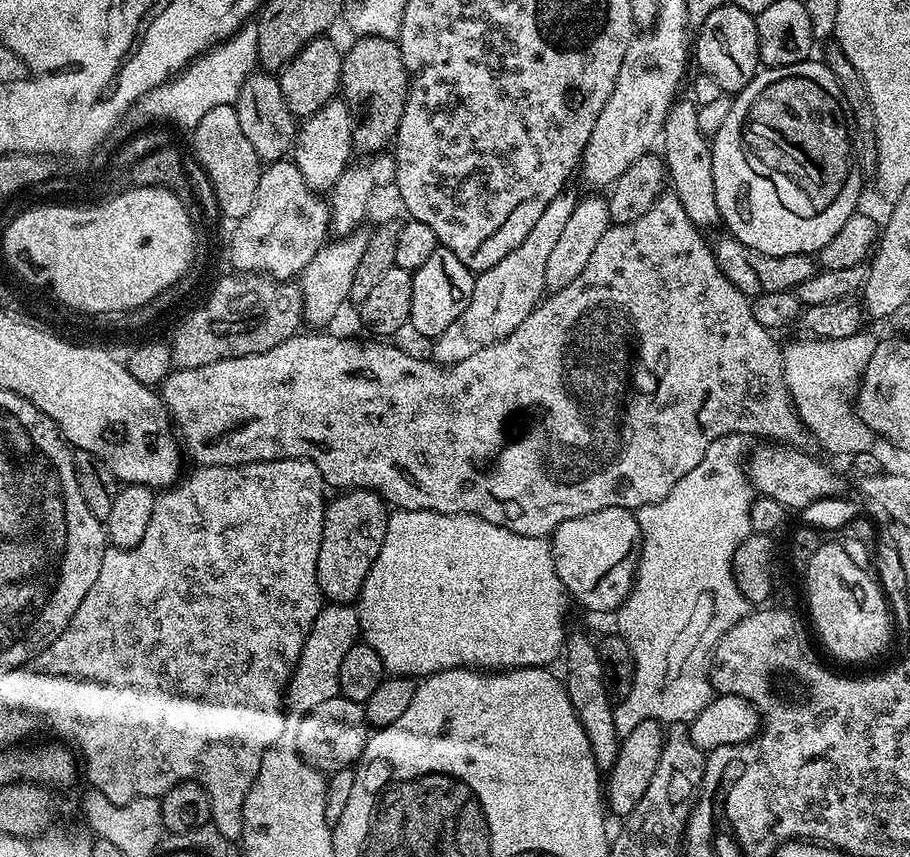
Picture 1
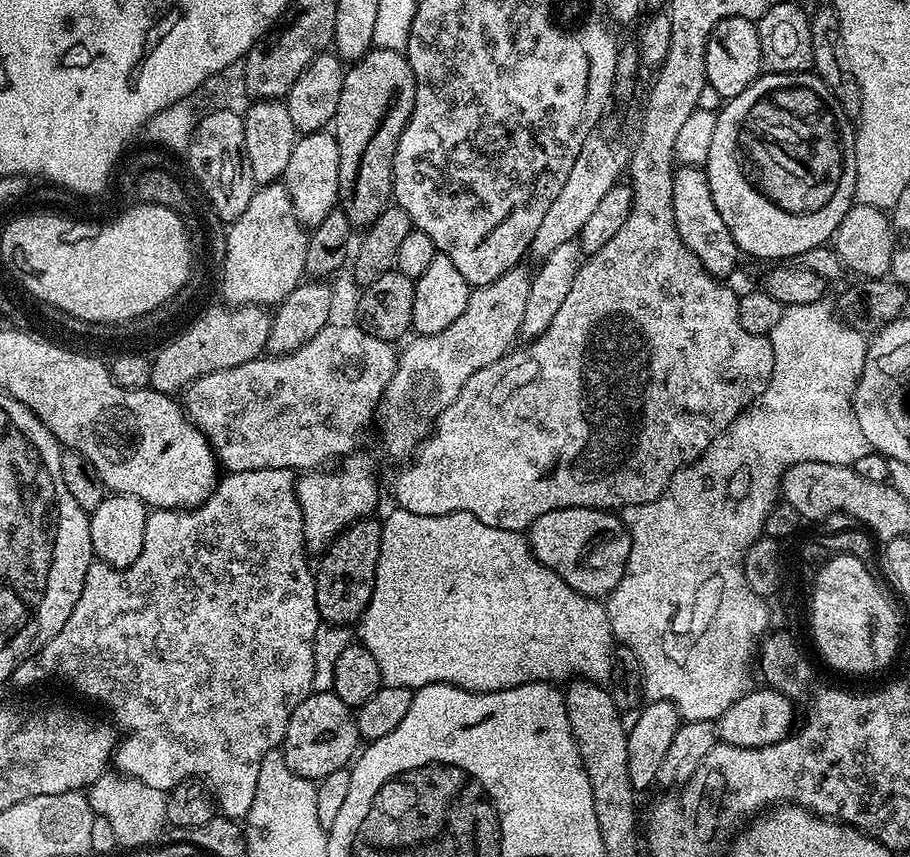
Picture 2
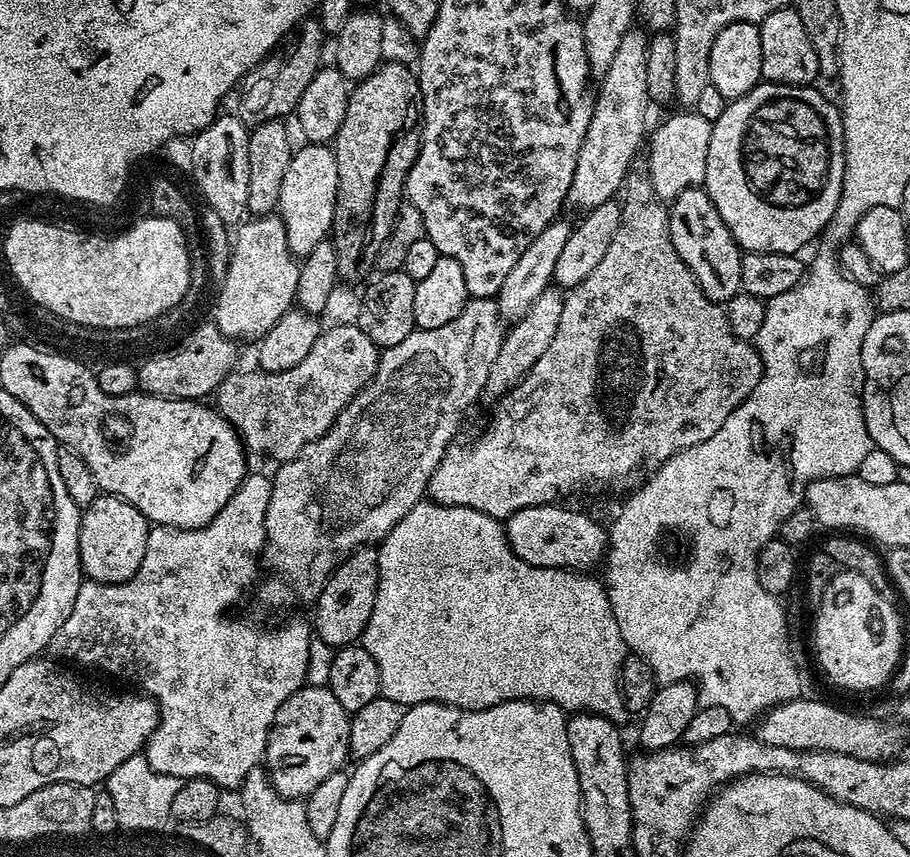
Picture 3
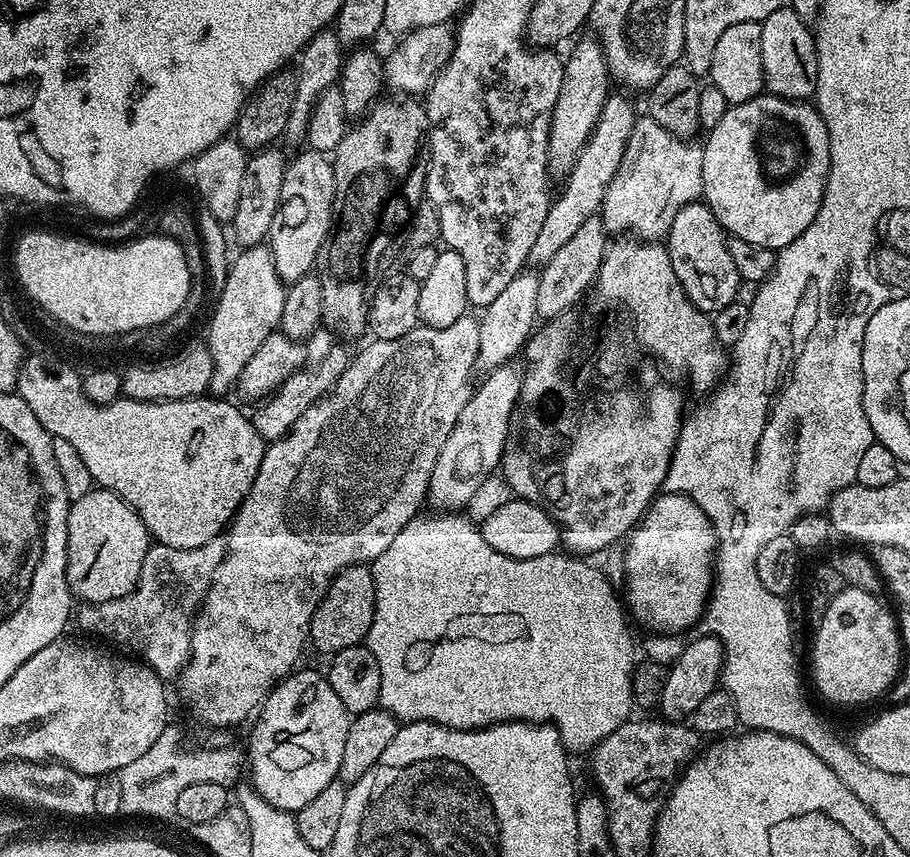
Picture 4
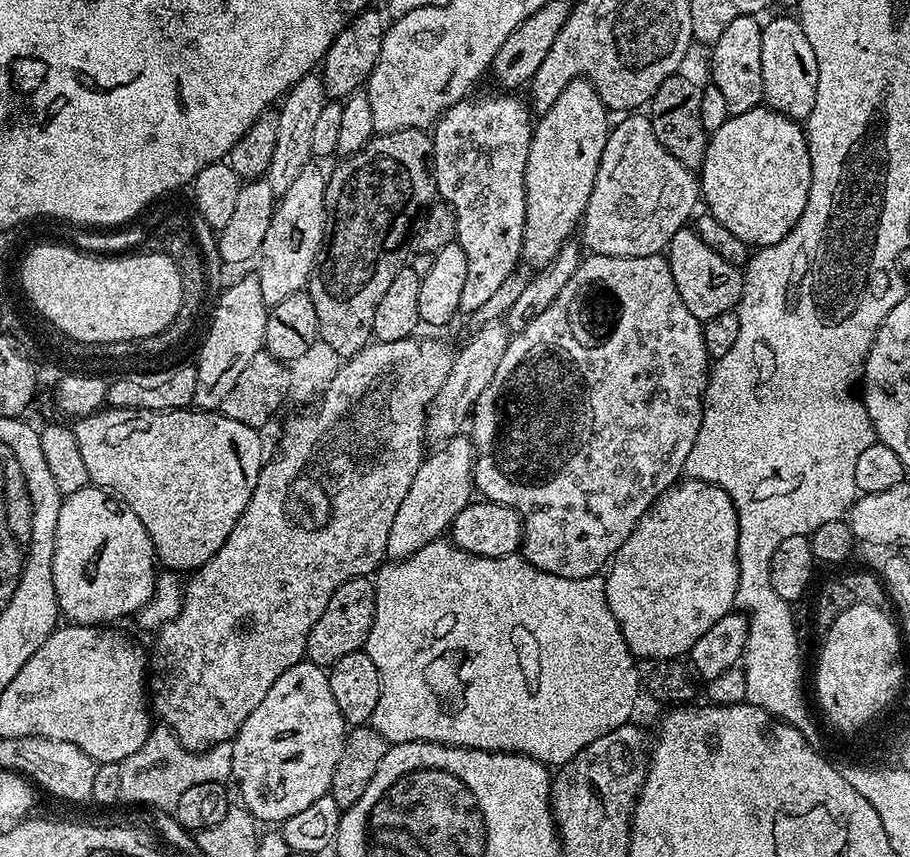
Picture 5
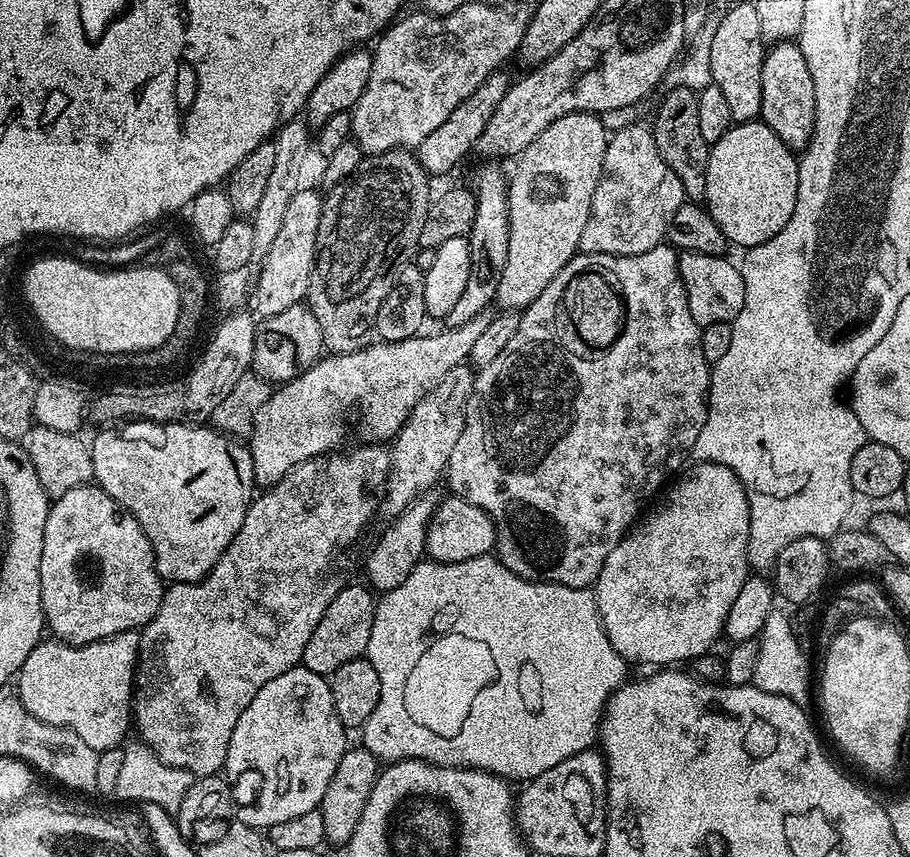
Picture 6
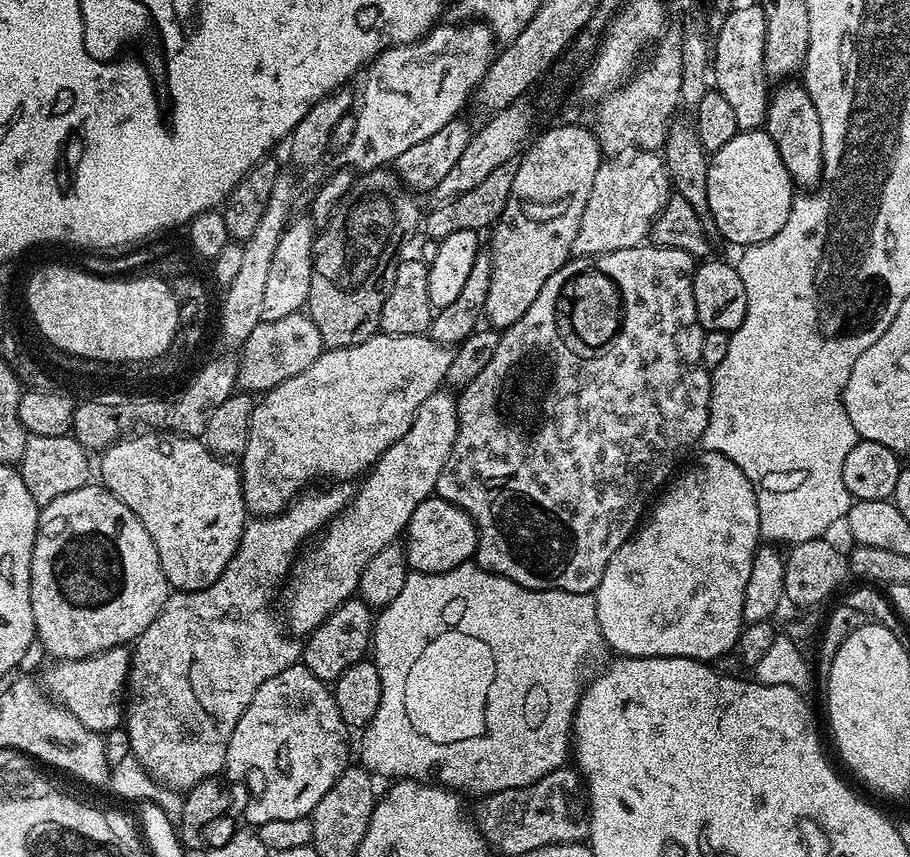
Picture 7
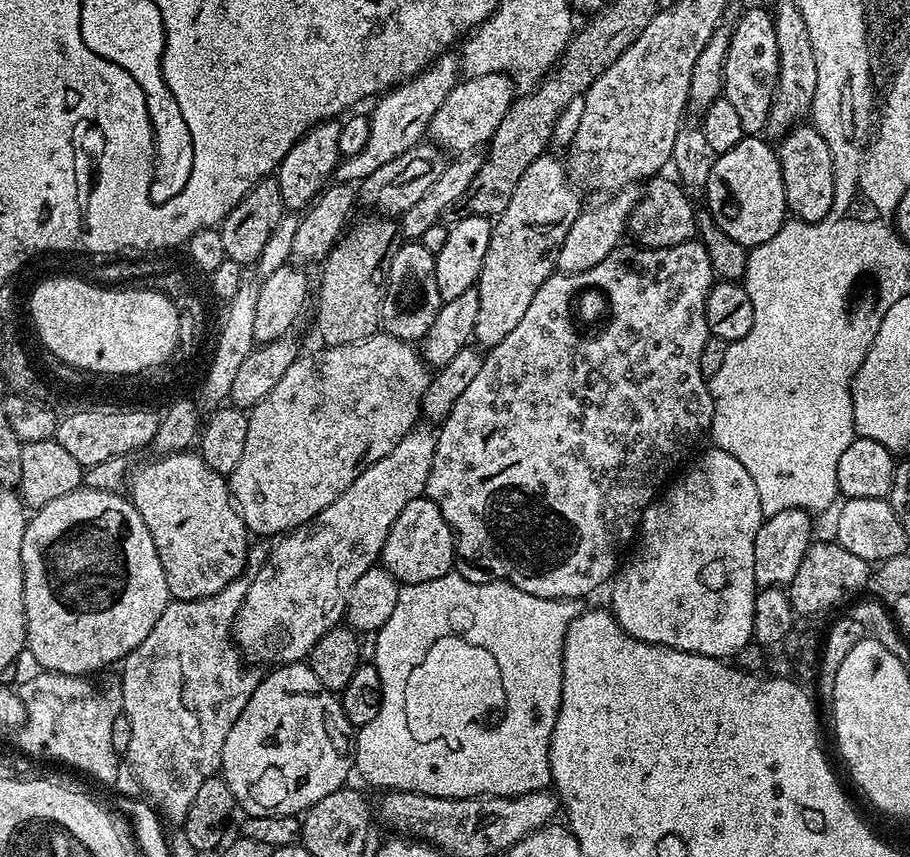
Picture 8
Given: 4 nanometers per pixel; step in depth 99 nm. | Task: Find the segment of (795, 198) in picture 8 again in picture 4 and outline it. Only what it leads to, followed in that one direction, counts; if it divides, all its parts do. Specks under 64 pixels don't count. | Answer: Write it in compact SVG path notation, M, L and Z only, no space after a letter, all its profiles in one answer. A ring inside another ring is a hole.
M791 6L774 10L760 24L762 30L762 70L764 71L764 88L771 95L780 96L783 100L807 101L815 97L818 82L818 54L816 53L816 37L813 29L807 28L805 17L799 16Z

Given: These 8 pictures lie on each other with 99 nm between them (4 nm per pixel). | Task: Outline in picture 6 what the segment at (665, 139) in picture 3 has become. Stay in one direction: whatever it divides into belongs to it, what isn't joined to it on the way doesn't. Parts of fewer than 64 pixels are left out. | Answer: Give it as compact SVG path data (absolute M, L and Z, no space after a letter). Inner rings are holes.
M628 124L611 133L604 174L590 202L590 218L586 218L579 251L633 256L656 248L665 239L675 212L685 203L682 182L678 182L678 174L658 154L651 127Z

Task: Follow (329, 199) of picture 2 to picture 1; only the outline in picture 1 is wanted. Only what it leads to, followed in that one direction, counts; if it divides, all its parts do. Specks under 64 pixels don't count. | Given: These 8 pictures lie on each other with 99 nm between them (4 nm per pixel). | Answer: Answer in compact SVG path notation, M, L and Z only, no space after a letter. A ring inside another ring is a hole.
M334 98L330 102L326 102L326 106L322 106L322 110L318 110L318 114L303 117L302 123L296 130L294 162L298 166L302 178L306 178L306 186L310 186L314 191L321 194L331 193L334 182L338 182L338 178L342 178L342 174L348 171L350 161L353 159L351 156L354 156L352 147L353 123L353 109L348 107L348 103L343 98Z

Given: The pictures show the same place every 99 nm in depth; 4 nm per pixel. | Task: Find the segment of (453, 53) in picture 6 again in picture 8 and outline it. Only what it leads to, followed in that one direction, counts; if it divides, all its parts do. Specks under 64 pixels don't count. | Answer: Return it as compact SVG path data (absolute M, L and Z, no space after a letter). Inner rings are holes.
M445 54L411 80L405 80L403 84L397 84L383 93L375 101L376 109L370 112L370 142L362 146L360 153L341 159L332 172L332 180L337 184L355 185L374 174L378 166L386 166L386 162L398 158L398 154L421 143L428 132L428 123L434 114L438 114L438 106L446 102L446 94L450 94L461 72L459 59L455 55Z

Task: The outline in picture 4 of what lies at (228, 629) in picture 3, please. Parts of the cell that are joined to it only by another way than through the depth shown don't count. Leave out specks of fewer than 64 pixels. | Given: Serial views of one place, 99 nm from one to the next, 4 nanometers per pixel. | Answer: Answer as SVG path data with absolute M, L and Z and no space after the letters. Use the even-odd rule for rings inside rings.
M220 538L190 550L153 543L142 562L136 589L110 602L81 603L75 609L74 624L97 636L92 637L97 641L109 640L117 644L112 646L149 664L162 678L179 677L190 654L192 621L222 562L225 547L225 541Z

